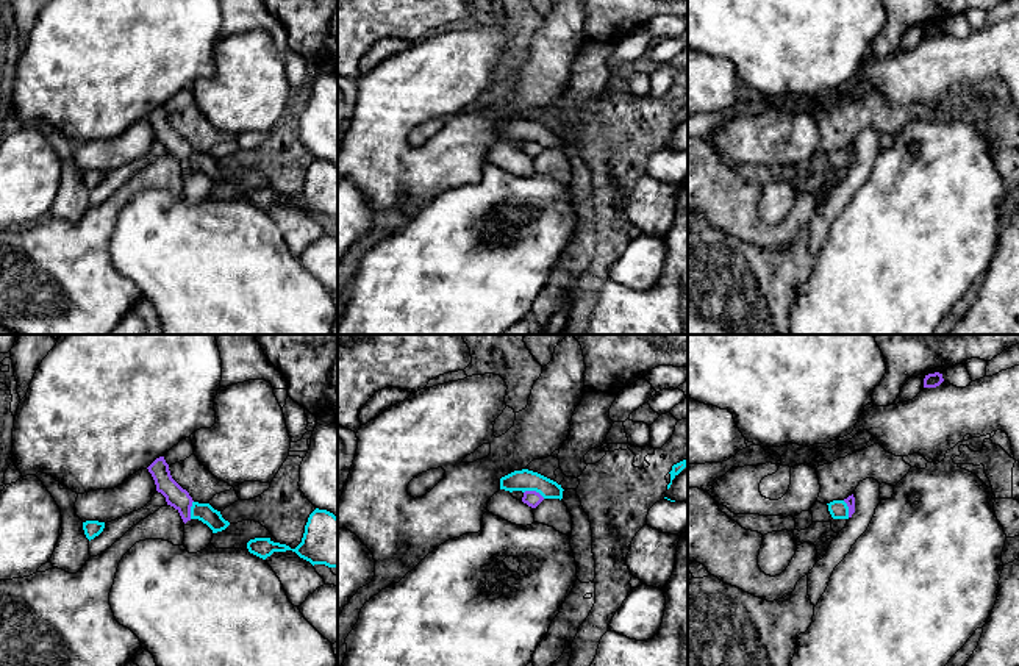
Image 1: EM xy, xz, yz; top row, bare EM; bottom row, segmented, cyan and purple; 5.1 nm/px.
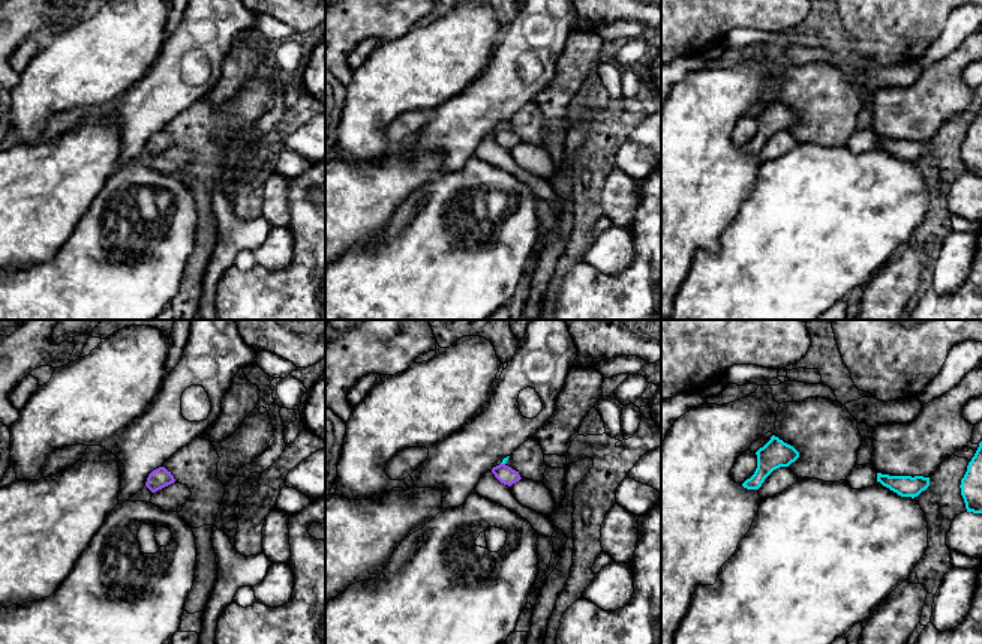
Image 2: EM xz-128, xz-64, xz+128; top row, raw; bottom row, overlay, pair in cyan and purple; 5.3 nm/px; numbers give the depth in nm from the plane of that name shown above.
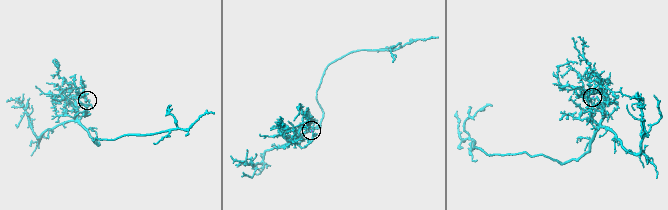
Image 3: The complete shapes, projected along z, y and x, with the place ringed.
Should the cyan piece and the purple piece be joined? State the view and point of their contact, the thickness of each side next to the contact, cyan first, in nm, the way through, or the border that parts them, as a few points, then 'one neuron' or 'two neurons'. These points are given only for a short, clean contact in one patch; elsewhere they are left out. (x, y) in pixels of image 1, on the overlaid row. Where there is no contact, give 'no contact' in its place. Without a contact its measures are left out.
meets cyan in xz at (535, 490); 110 nm thick on the cyan side, 80 nm on the other; border along xz (524, 491), (538, 491), (544, 497); two neurons

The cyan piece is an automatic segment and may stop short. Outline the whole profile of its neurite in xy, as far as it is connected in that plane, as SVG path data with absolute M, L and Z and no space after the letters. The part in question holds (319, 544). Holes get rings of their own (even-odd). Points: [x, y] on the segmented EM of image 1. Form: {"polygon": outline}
{"polygon": "M316 508L309 514L302 542L295 549L274 542L270 538L250 539L247 549L263 560L274 552L292 550L313 566L325 564L328 568L338 568L338 517L327 510Z"}

